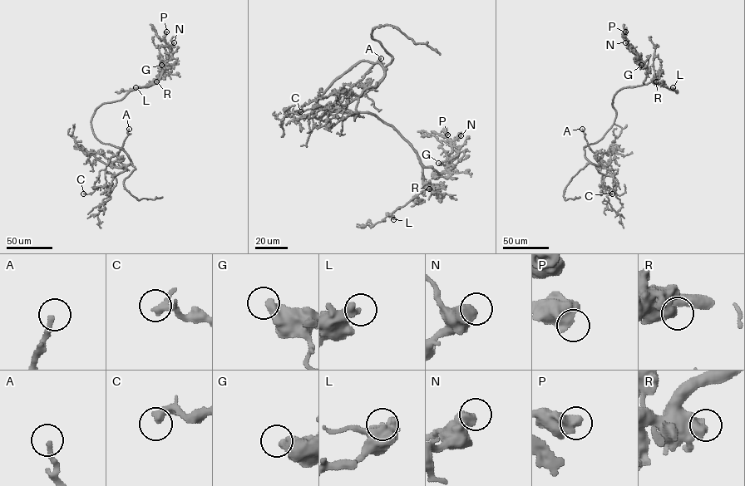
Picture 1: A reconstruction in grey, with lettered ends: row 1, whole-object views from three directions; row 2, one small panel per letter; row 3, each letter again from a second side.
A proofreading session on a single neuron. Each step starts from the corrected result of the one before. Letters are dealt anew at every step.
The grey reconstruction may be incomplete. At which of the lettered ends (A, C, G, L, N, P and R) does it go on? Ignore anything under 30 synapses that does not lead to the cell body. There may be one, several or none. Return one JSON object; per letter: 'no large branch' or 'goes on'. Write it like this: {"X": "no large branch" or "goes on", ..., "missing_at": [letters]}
{"A": "no large branch", "C": "no large branch", "G": "no large branch", "L": "no large branch", "N": "no large branch", "P": "no large branch", "R": "no large branch", "missing_at": []}

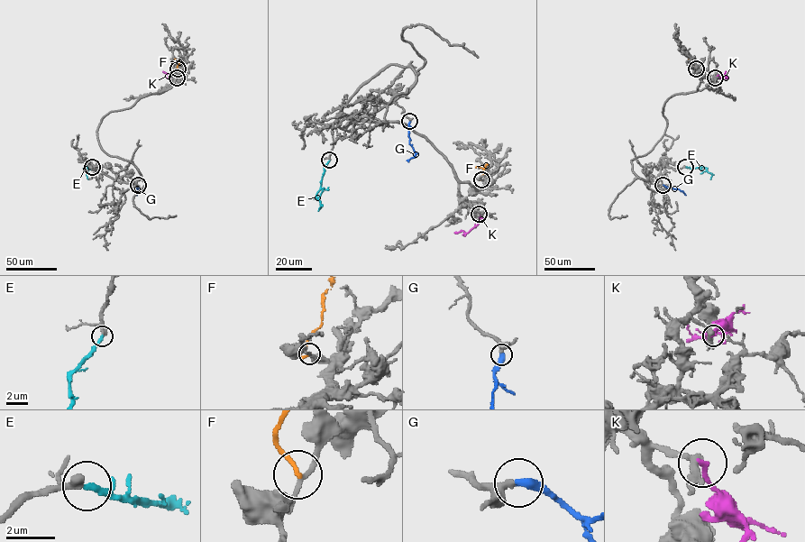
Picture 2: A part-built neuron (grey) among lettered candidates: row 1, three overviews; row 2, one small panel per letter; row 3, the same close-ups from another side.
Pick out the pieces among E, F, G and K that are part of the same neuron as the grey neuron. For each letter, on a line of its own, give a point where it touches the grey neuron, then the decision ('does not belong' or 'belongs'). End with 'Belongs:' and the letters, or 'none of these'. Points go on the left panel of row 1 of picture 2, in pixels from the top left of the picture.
E: (92, 167) | belongs
F: (178, 68) | does not belong
G: (138, 185) | belongs
K: (177, 78) | does not belong
Belongs: E, G

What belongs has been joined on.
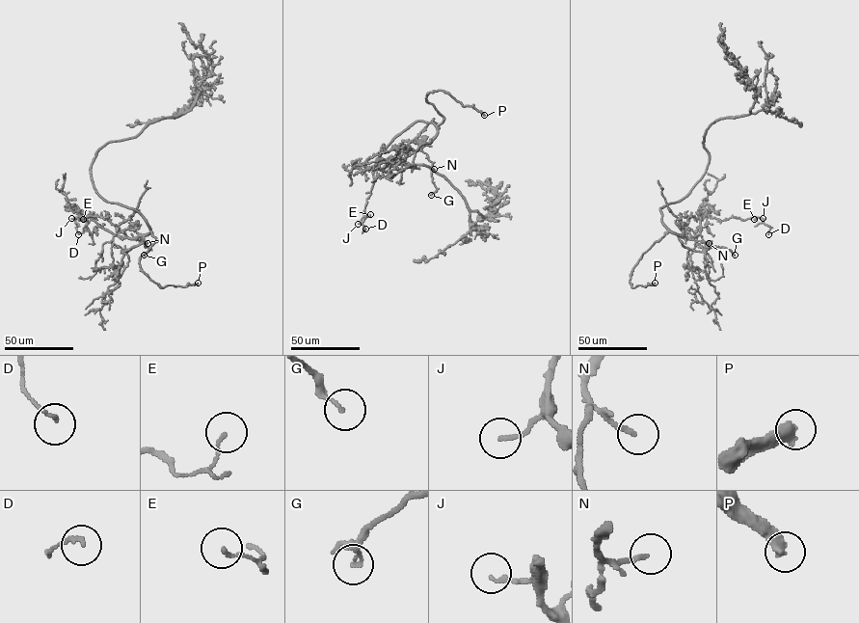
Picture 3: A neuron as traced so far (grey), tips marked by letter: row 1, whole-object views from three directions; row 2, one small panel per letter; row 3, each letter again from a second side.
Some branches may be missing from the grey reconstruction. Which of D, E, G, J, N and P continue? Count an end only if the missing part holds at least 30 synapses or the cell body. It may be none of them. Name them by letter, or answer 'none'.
P

